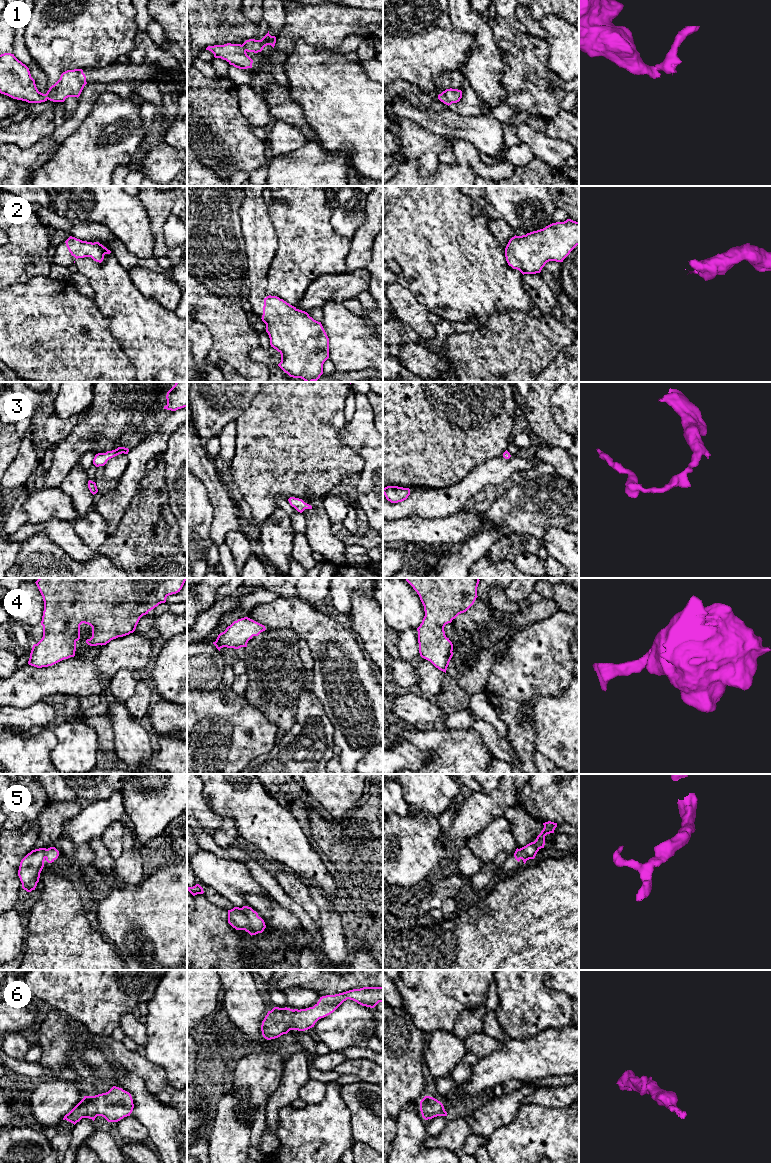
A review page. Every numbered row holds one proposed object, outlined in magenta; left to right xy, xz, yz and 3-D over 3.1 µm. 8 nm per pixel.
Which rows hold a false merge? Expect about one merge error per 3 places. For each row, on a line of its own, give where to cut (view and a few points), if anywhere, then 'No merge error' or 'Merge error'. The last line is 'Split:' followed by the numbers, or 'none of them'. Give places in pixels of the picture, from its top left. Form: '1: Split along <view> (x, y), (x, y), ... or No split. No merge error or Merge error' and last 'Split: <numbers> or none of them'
1: No split. No merge error
2: No split. No merge error
3: No split. No merge error
4: No split. No merge error
5: No split. No merge error
6: No split. No merge error
Split: none of them

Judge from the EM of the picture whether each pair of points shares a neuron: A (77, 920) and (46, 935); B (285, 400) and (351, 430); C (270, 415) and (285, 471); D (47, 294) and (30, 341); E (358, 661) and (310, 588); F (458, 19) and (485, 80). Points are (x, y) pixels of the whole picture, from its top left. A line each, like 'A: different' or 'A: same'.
A: same
B: different
C: same
D: same
E: different
F: same

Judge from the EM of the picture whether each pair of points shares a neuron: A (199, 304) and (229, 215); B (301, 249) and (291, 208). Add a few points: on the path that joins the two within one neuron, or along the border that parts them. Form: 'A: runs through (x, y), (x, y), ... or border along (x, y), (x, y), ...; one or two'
A: runs through (199, 282), (199, 245), (207, 237); one
B: runs through (301, 239), (301, 218); one

